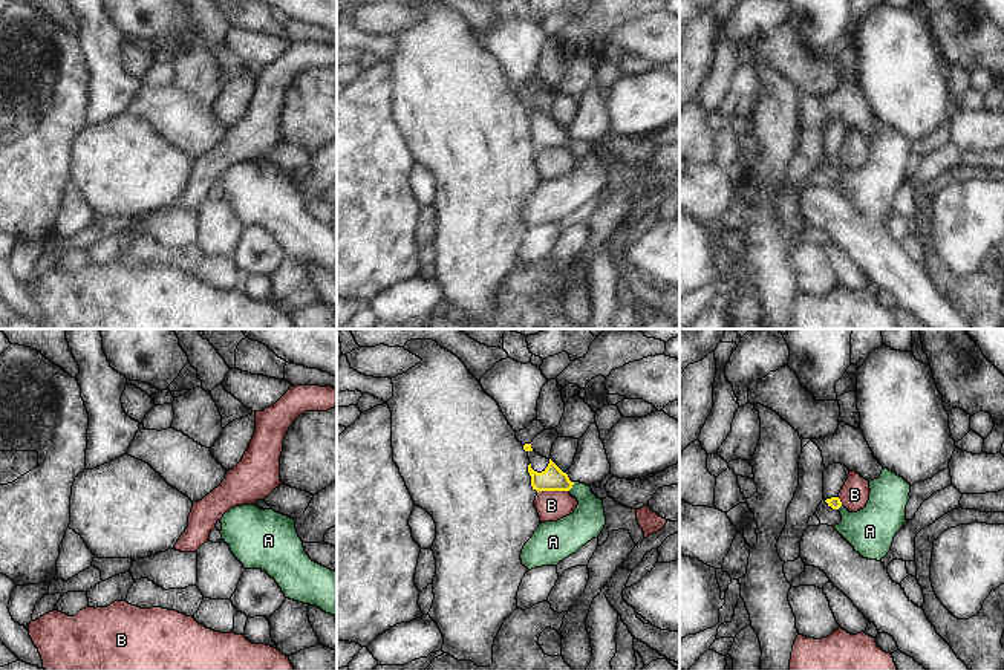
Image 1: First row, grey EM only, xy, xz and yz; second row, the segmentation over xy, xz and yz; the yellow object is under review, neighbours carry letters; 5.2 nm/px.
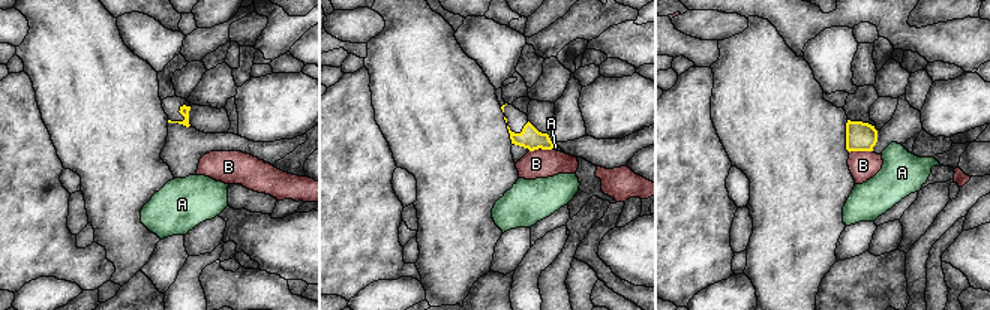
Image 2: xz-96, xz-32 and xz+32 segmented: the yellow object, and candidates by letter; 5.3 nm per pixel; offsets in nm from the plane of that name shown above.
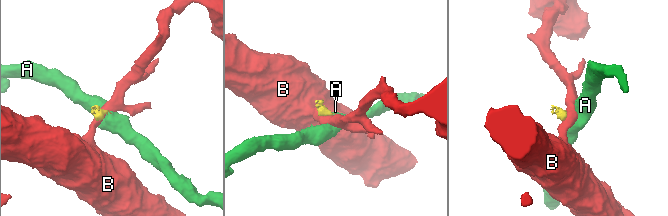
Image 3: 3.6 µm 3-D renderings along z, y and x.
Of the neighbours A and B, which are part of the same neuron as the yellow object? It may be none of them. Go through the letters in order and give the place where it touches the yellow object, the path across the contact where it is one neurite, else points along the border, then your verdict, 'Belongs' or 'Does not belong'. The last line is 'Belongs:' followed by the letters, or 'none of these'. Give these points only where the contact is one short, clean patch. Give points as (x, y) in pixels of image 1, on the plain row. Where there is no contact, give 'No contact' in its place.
A: Touches yellow at xz (571, 144). Path across: xz (553, 136), (571, 144), (583, 176), (568, 191). Belongs
B: Touches yellow at xz (553, 147). Boundary: xz (568, 147), (541, 147), (537, 150). Does not belong
Belongs: A

